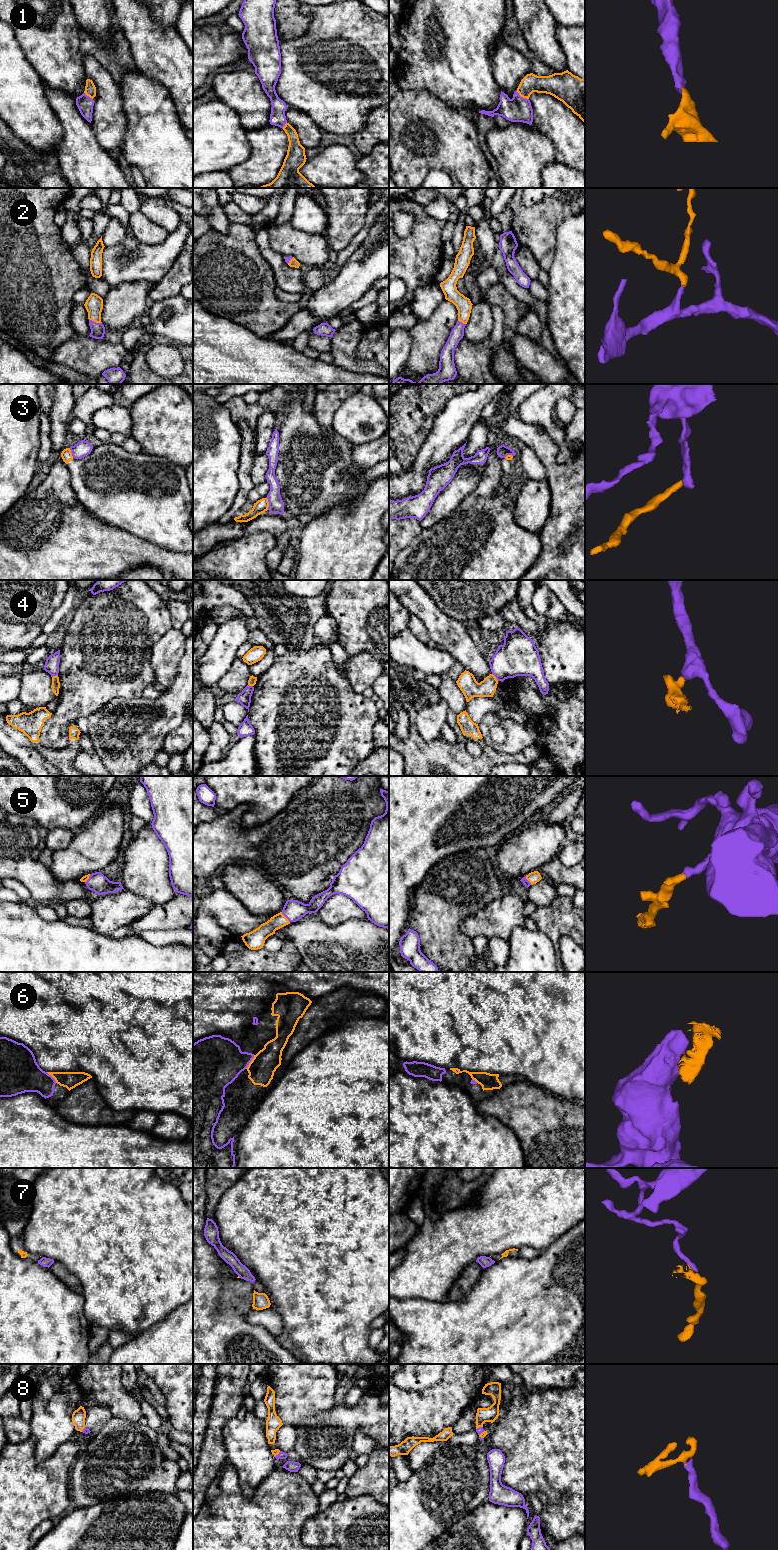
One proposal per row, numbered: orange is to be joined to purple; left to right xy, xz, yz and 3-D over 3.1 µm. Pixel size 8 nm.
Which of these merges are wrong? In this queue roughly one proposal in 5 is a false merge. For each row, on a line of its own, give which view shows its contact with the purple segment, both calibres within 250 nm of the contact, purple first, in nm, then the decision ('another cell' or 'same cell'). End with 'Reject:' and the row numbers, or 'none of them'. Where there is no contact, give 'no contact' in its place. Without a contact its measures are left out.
1: yz | 200/150 nm | same cell
2: xy | 110/140 nm | same cell
3: xz | 120/100 nm | another cell
4: yz | 320/150 nm | another cell
5: xz | 170/120 nm | same cell
6: xz | 380/220 nm | same cell
7: xz | 100/20 nm | another cell
8: yz | 50/50 nm | same cell
Reject: 3, 4, 7

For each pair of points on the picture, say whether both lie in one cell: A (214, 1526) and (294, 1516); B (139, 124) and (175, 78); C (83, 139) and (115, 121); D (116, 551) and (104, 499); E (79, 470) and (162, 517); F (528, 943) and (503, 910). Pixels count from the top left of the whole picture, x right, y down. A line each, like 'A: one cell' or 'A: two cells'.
A: one cell
B: two cells
C: two cells
D: two cells
E: one cell
F: two cells

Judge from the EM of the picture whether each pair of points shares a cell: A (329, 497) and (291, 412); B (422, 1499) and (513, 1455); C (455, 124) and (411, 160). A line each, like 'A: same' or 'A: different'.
A: same
B: different
C: same

